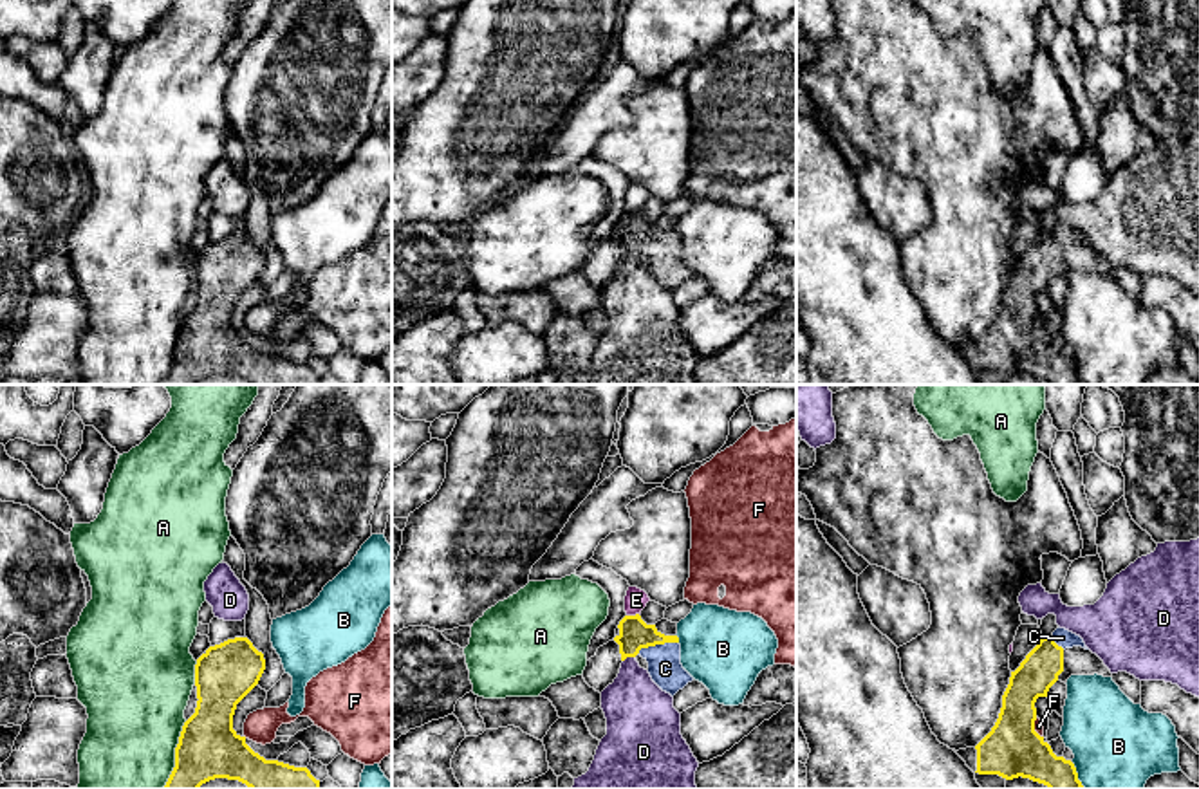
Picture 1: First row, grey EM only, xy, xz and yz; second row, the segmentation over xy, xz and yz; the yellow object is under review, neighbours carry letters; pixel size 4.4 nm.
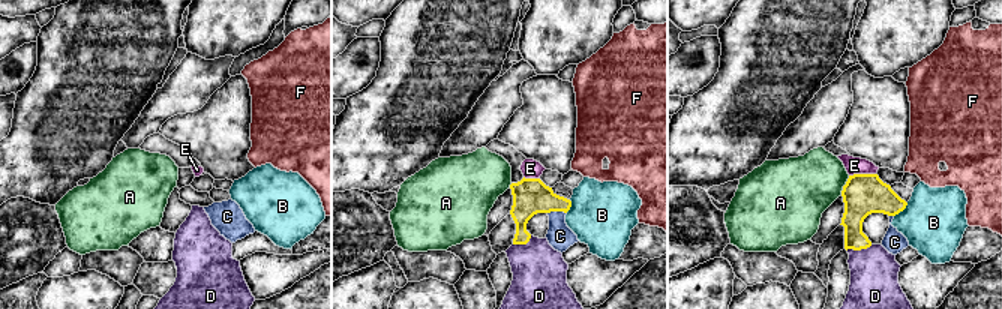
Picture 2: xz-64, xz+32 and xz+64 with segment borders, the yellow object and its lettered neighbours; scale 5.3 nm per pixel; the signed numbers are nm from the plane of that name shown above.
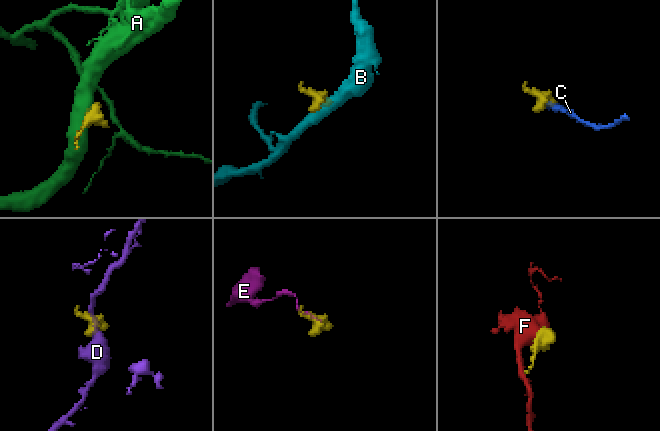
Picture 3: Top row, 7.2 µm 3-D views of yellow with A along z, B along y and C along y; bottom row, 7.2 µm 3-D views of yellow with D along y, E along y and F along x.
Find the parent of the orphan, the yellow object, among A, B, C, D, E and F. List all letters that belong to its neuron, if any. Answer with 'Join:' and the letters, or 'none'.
Join: C

